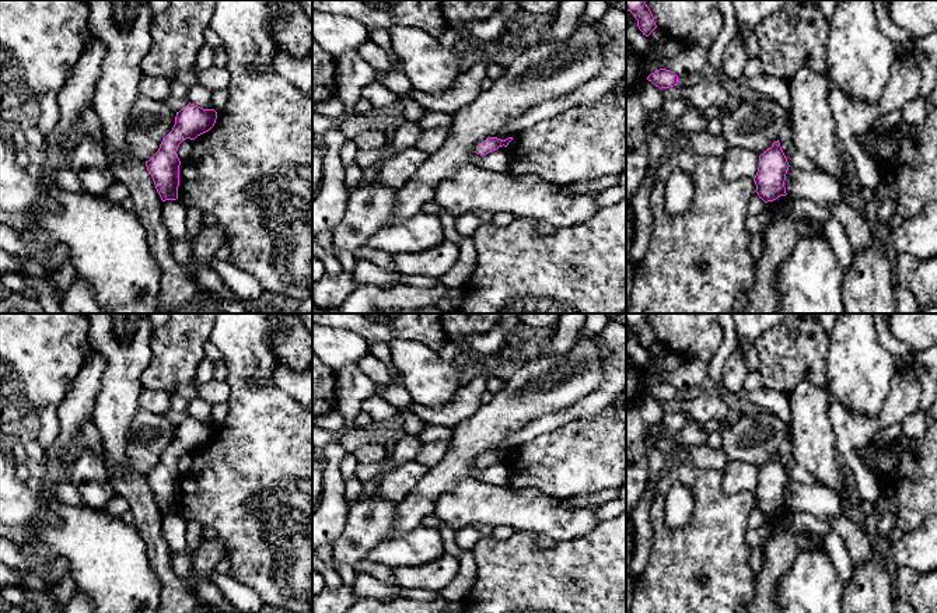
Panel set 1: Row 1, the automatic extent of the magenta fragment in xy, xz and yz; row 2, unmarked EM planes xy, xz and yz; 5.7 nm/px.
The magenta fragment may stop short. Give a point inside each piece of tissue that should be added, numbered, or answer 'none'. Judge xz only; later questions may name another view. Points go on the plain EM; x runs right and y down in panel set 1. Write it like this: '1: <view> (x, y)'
none

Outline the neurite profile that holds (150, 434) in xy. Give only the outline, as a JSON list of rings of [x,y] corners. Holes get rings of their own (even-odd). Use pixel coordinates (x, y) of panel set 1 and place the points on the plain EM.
[[[139,409],[127,434],[126,455],[134,472],[148,474],[172,444],[175,432],[168,414]]]

